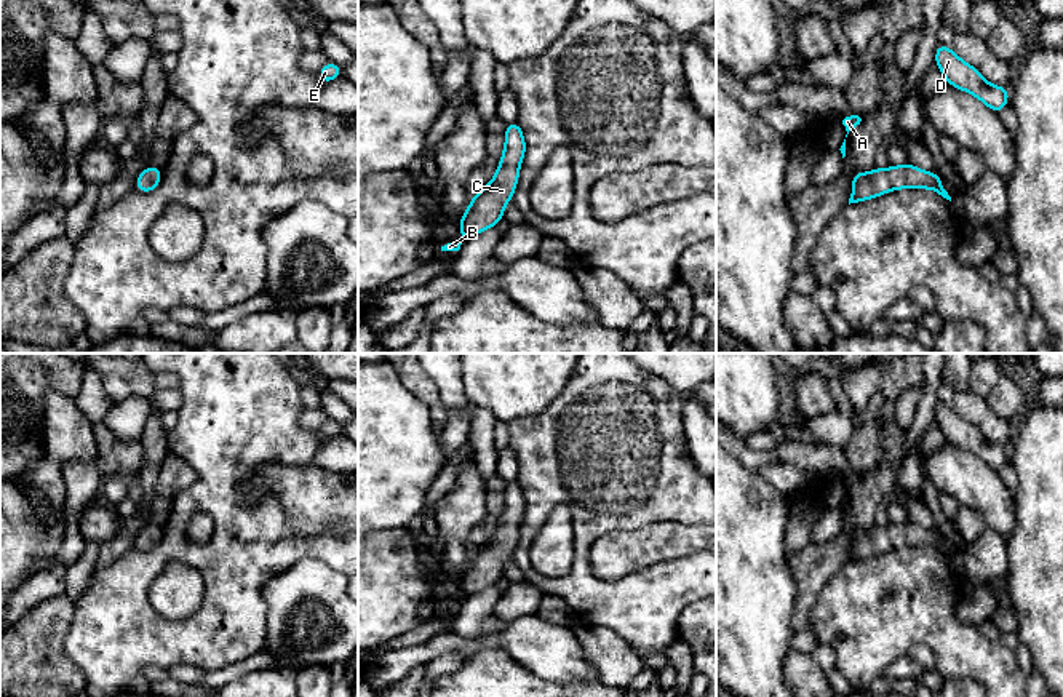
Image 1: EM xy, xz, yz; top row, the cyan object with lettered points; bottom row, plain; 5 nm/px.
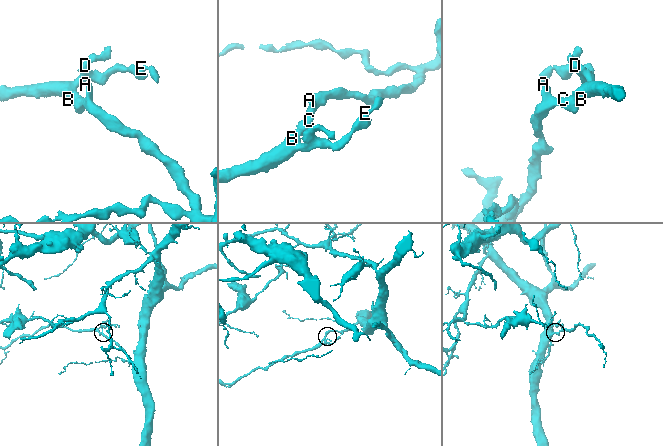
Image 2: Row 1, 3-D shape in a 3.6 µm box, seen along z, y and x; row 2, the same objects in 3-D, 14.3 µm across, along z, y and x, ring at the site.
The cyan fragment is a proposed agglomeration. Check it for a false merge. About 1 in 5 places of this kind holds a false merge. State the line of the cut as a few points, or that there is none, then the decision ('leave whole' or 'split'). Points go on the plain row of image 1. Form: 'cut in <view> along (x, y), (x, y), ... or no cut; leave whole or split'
no cut; leave whole

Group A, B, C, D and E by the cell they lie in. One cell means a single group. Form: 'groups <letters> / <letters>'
groups A B C D E

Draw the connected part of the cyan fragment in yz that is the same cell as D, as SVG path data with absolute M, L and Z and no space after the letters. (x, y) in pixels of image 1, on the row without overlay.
M937 401L935 420L945 440L980 457L994 472L1001 472L1009 460L1010 448L989 441L977 425L961 417L950 404Z

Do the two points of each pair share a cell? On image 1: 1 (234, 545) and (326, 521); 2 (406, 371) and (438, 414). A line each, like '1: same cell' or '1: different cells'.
1: different cells
2: same cell

